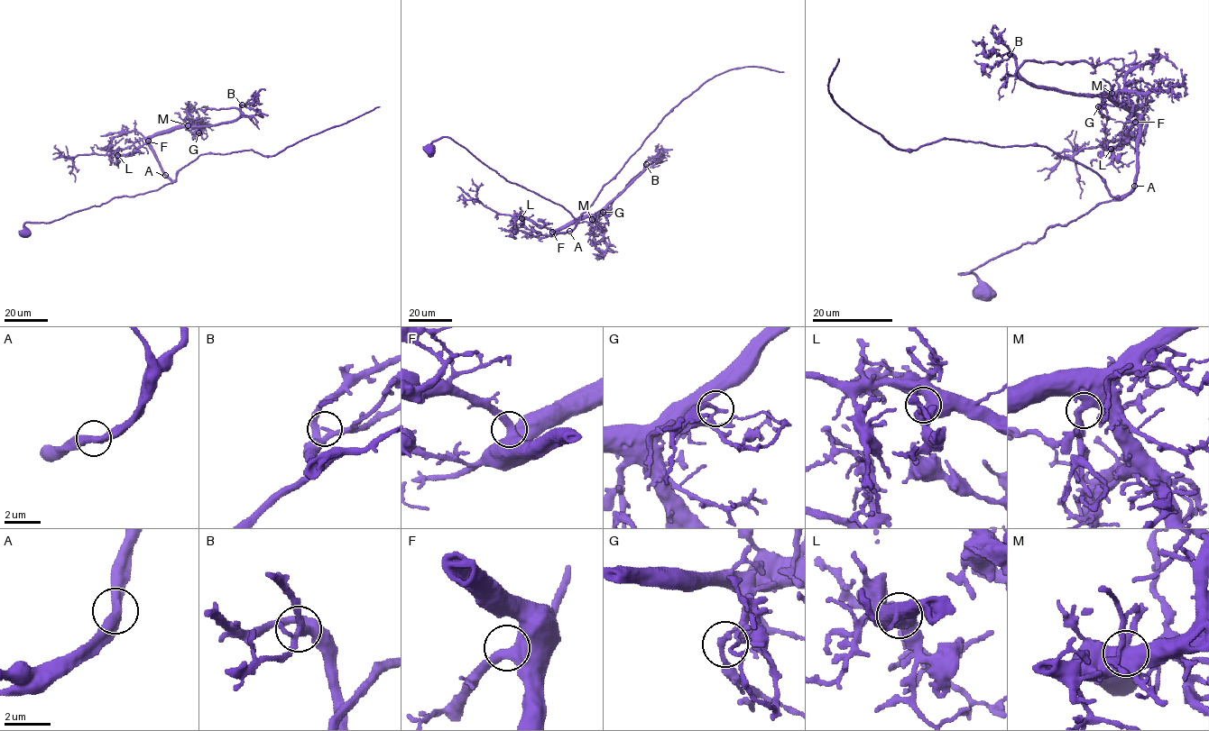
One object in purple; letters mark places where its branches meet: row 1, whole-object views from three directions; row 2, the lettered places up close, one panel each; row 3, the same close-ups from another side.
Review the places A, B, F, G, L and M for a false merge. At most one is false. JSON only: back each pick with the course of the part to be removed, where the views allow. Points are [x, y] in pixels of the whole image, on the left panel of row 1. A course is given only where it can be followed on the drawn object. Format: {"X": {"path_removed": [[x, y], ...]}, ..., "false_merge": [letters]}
{"false_merge": []}

